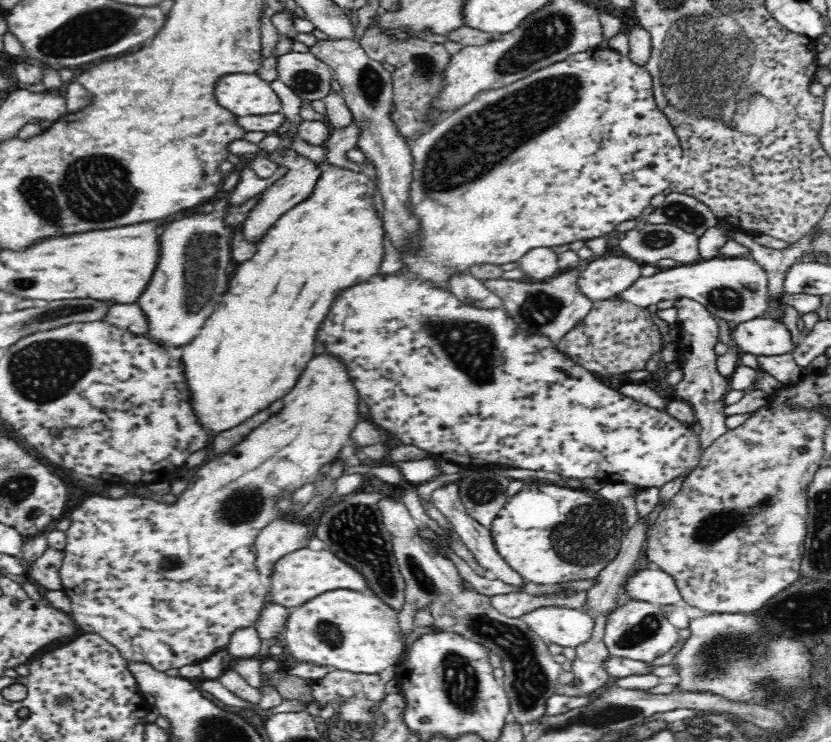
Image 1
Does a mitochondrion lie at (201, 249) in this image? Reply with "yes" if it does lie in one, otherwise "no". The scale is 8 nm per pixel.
yes

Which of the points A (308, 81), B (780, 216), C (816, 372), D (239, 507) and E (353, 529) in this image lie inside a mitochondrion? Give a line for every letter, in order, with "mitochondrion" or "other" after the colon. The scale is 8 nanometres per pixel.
A: mitochondrion
B: other
C: other
D: mitochondrion
E: mitochondrion

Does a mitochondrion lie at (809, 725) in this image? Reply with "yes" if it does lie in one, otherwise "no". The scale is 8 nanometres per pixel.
no

